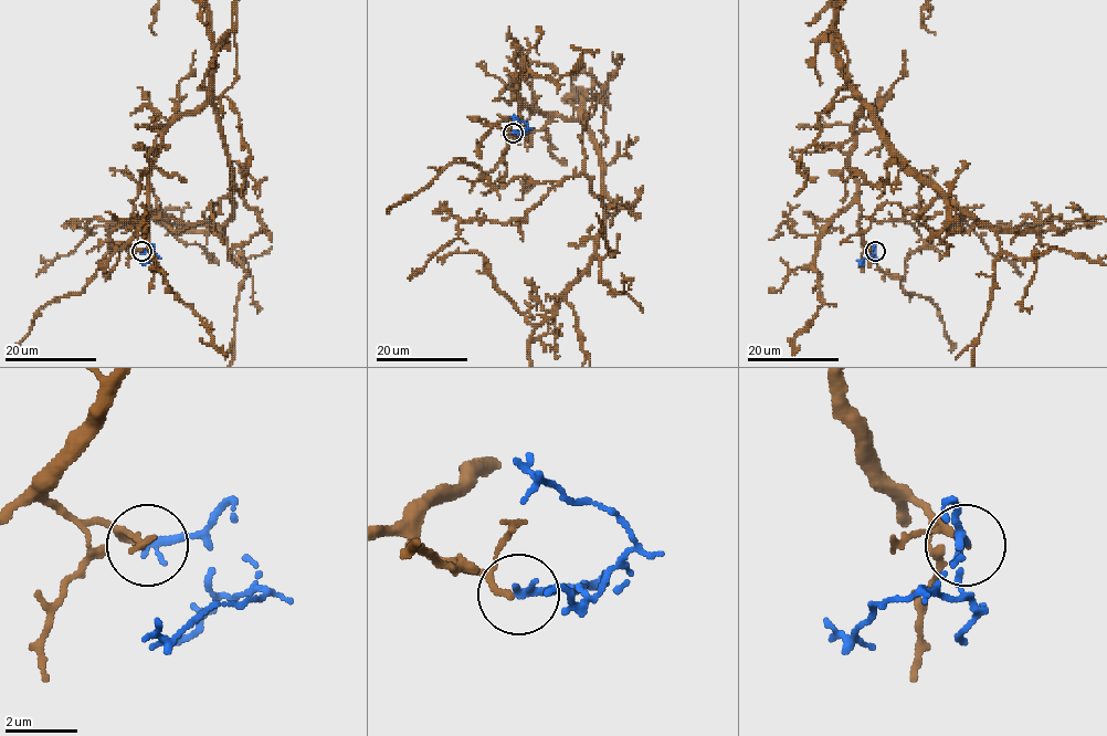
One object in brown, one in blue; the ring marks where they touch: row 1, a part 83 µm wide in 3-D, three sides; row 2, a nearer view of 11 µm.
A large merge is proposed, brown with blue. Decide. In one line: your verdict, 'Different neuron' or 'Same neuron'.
Same neuron

